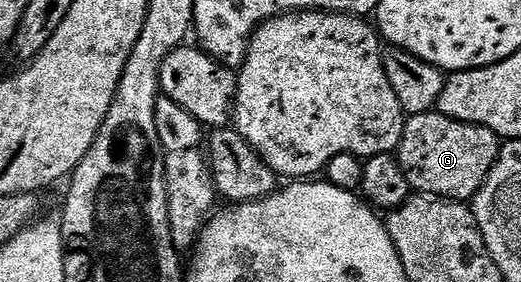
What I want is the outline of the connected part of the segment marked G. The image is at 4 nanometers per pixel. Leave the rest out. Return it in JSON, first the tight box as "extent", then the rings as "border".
{"extent":[397,113,501,202],"border":[[[413,113],[404,120],[403,138],[397,150],[401,163],[401,171],[405,171],[405,179],[412,190],[419,195],[442,197],[449,201],[470,202],[481,186],[487,182],[491,168],[499,159],[501,139],[489,127],[481,127],[473,123],[461,123],[457,119],[449,119],[444,113]]]}

